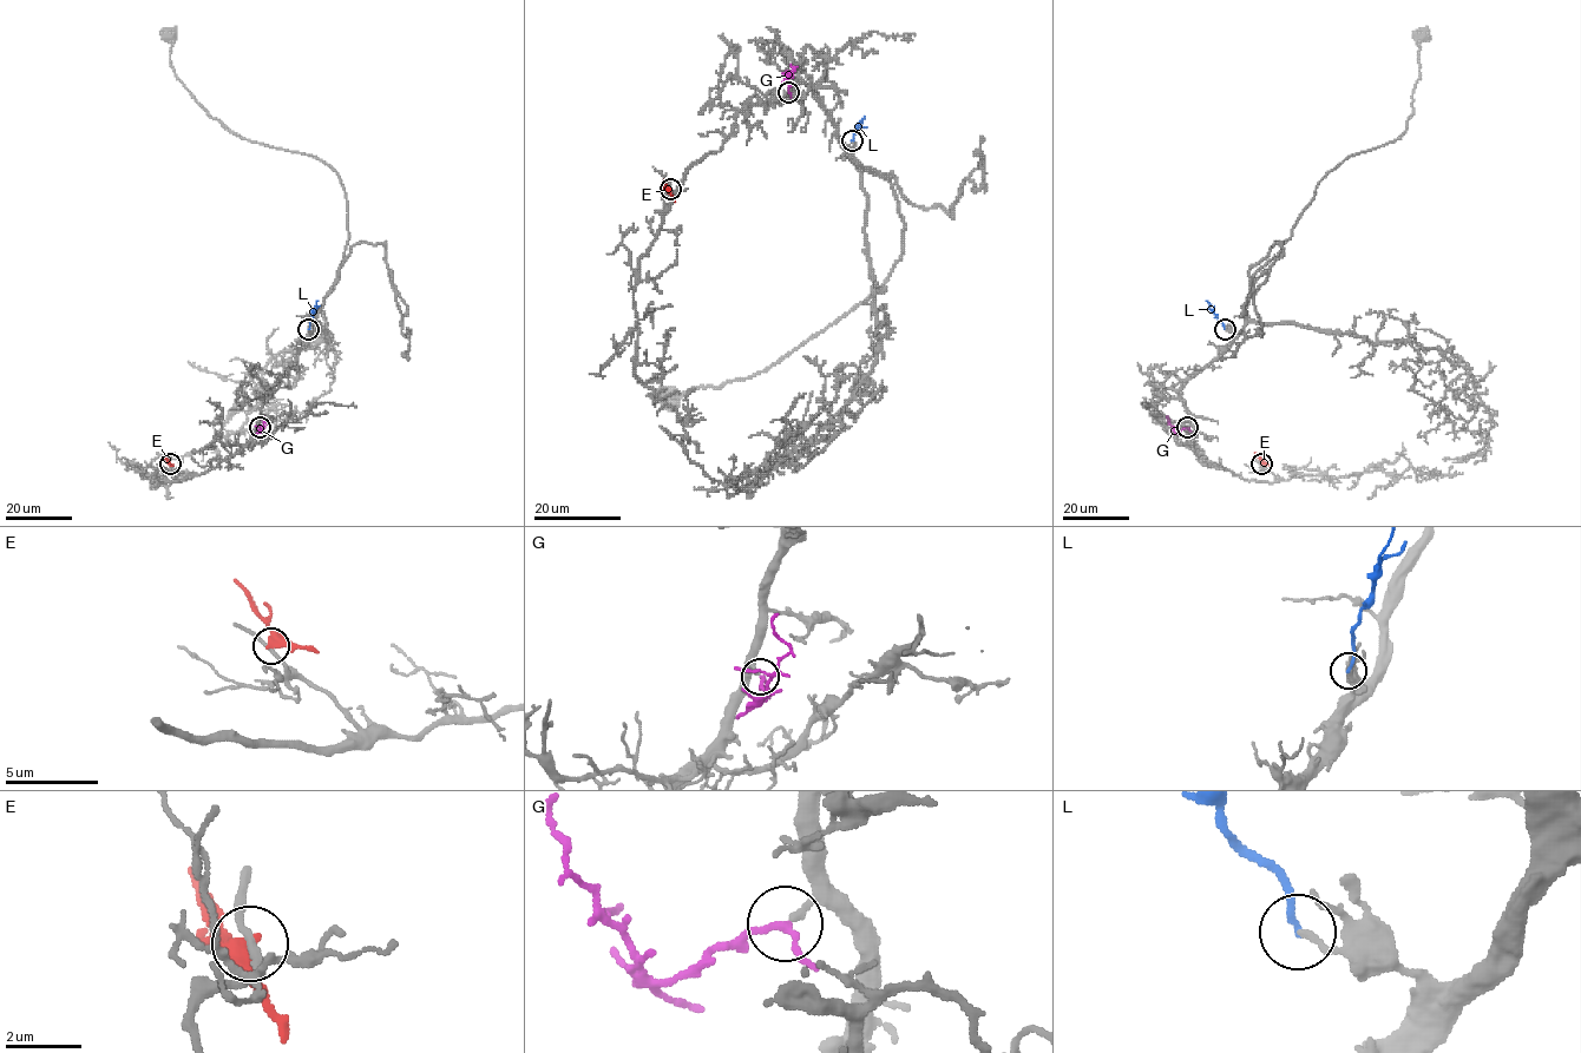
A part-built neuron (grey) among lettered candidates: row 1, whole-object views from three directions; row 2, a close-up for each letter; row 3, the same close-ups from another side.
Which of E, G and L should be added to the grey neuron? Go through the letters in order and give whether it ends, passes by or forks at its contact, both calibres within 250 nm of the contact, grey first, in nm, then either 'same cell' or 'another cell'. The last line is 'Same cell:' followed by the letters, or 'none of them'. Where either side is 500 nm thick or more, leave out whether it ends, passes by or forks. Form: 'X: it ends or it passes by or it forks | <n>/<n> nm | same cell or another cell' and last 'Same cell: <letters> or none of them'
E: it passes by | 200/320 nm | another cell
G: it passes by | 180/170 nm | same cell
L: it ends | 180/170 nm | another cell
Same cell: G

